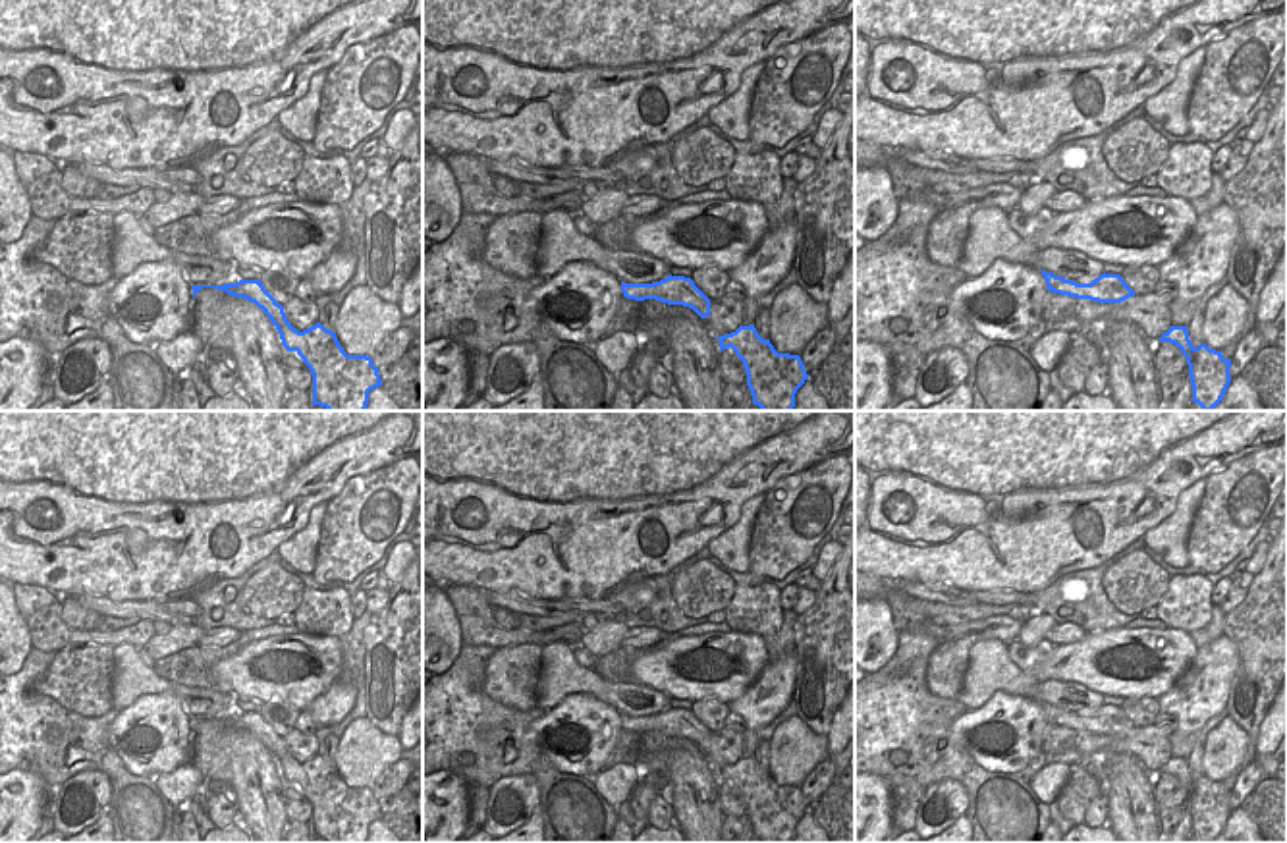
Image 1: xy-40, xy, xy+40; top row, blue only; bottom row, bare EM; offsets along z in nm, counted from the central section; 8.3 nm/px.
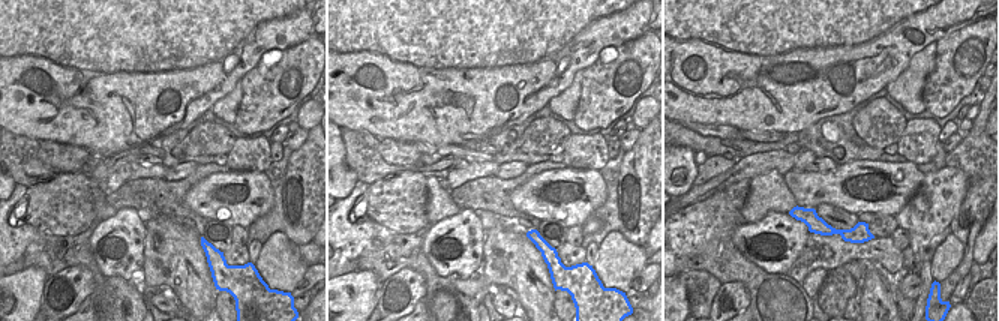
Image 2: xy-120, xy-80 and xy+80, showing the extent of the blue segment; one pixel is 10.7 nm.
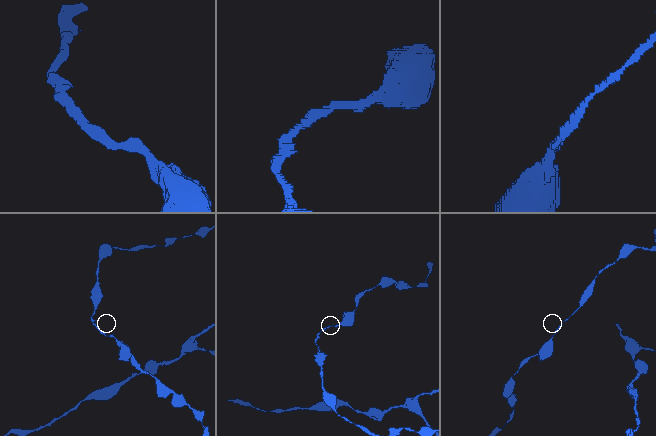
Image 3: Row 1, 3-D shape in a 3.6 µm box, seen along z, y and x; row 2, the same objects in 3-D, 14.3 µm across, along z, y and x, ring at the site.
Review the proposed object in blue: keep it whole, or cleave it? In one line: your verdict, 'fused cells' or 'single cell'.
single cell

